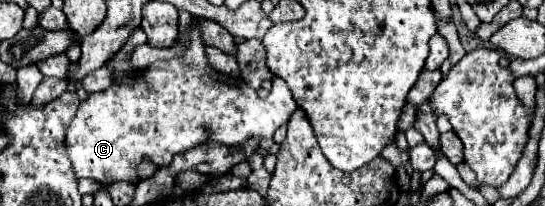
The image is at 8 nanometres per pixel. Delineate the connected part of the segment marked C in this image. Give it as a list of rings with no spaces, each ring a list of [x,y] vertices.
[[[193,20],[185,32],[179,32],[175,44],[185,40],[183,54],[171,60],[153,62],[149,68],[137,72],[129,82],[111,84],[103,92],[91,92],[85,100],[79,102],[77,114],[73,116],[67,134],[65,134],[65,152],[73,164],[73,174],[77,178],[91,178],[99,184],[113,182],[129,182],[137,184],[137,166],[141,162],[151,162],[157,168],[165,168],[171,164],[173,156],[195,146],[203,146],[209,142],[225,144],[229,148],[241,146],[249,138],[273,138],[275,130],[289,120],[297,104],[293,102],[291,90],[286,82],[274,76],[272,88],[267,98],[259,98],[257,90],[253,90],[243,78],[233,78],[223,72],[217,72],[207,58],[207,46],[201,38],[199,22]]]

